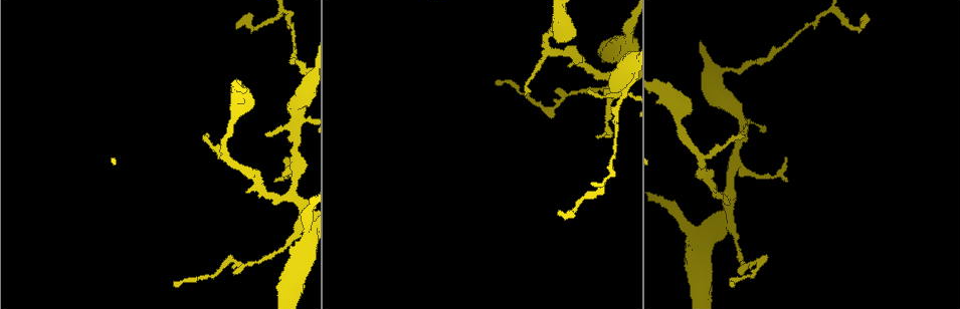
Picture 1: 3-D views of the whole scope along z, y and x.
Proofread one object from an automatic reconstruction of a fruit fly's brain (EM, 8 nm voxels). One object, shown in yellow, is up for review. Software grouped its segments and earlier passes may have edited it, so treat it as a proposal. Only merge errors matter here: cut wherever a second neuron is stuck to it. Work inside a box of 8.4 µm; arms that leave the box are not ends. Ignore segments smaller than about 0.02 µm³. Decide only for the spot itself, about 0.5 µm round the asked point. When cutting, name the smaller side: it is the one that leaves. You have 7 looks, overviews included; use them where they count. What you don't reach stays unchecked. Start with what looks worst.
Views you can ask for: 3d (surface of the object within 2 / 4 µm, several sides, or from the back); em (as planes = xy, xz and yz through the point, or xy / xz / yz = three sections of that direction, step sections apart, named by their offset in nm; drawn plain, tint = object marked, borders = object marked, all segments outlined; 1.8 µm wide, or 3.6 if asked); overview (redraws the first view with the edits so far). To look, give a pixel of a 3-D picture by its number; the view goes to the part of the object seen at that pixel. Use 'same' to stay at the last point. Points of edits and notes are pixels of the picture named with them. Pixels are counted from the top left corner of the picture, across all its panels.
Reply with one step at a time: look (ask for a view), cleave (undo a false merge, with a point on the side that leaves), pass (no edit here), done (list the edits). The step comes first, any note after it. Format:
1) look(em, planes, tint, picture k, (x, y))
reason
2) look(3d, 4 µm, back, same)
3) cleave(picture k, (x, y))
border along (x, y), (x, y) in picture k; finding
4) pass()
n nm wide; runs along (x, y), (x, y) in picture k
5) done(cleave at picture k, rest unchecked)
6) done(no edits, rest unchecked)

look(em, xy, step 4, tint, picture 1, (295, 121))
abrupt turn

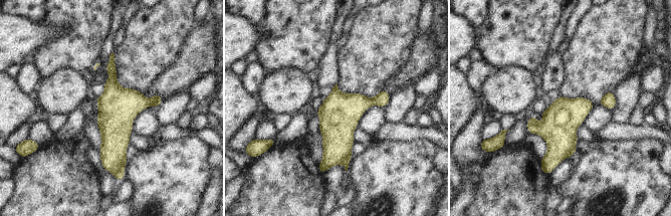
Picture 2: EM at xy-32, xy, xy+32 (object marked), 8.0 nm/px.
pass()
280 nm wide; one neuron here

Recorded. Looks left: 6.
look(em, 3.6 µm, planes, tint, picture 1, (304, 252))
thin arm on a thick one

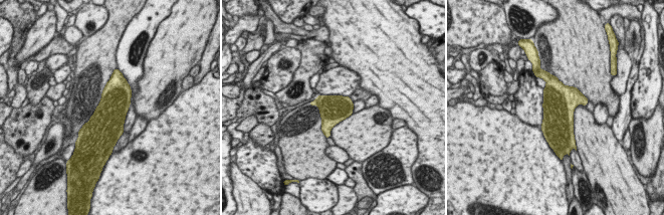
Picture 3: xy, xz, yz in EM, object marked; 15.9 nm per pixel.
pass()
all the same neuron

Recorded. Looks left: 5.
look(3d, 4 µm, picture 1, (293, 197))
branch point

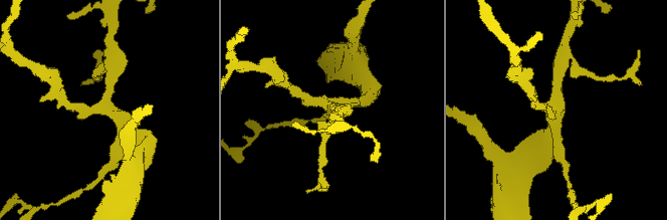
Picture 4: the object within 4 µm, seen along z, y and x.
look(em, planes, tint, picture 4, (330, 105))
3 arms

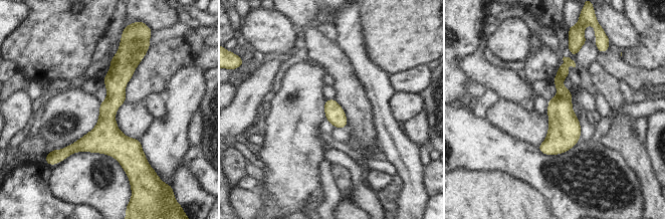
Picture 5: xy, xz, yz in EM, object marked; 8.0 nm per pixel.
pass()
continuous, no second neuron

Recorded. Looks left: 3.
done(no edits, rest unchecked)

